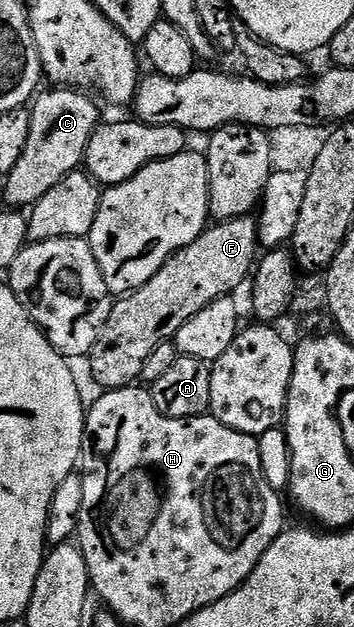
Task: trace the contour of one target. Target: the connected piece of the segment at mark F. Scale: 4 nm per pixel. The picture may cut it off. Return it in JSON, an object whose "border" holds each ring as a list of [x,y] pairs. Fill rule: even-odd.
{"border":[[[252,216],[220,220],[204,229],[198,240],[174,254],[142,288],[123,295],[113,305],[106,328],[90,355],[93,380],[105,391],[133,385],[154,348],[175,339],[178,328],[190,316],[198,316],[206,304],[235,295],[247,278],[249,281],[258,262],[259,246],[260,227]]]}

